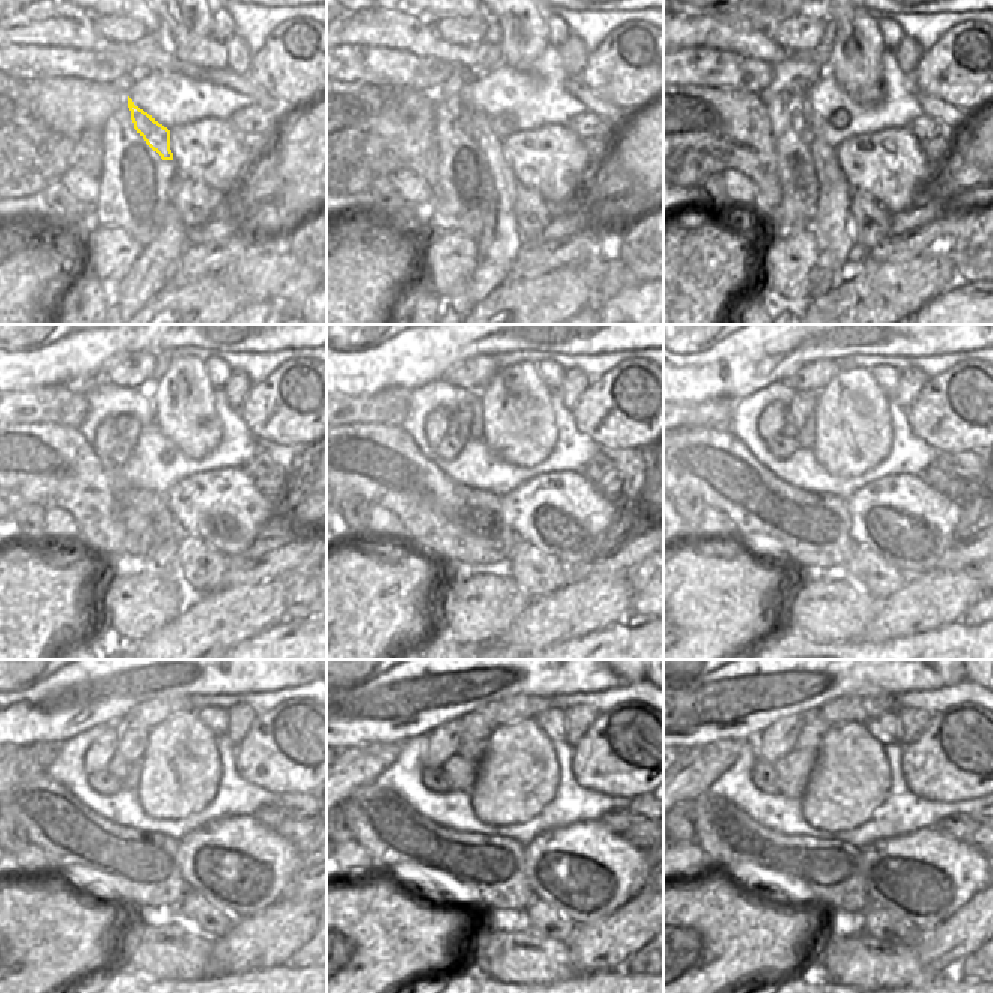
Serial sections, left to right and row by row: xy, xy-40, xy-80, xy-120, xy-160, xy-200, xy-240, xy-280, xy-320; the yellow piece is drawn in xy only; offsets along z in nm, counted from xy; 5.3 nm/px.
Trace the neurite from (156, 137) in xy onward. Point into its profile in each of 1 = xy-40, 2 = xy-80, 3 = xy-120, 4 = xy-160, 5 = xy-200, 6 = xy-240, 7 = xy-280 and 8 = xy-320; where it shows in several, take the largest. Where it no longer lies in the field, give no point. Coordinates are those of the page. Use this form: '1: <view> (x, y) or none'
1: xy-40 (474, 122)
2: xy-80 (830, 177)
3: xy-120 (141, 512)
4: xy-160 (449, 447)
5: xy-200 (782, 447)
6: xy-240 (104, 783)
7: xy-280 (435, 782)
8: xy-320 (764, 777)

